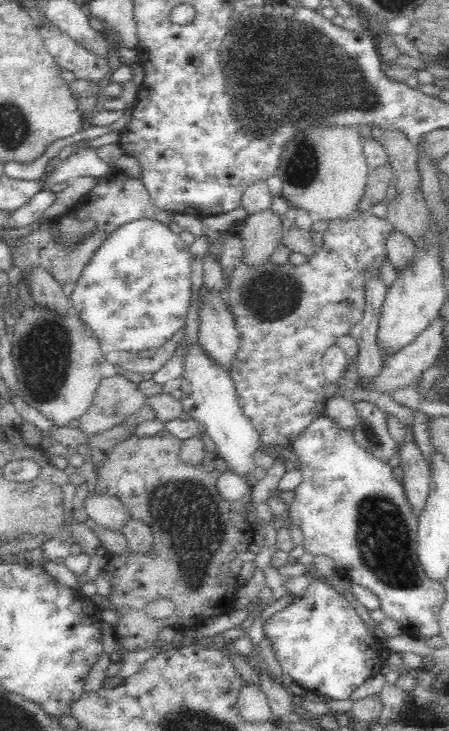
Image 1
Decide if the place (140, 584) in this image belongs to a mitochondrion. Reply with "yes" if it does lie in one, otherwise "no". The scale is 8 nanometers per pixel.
no

